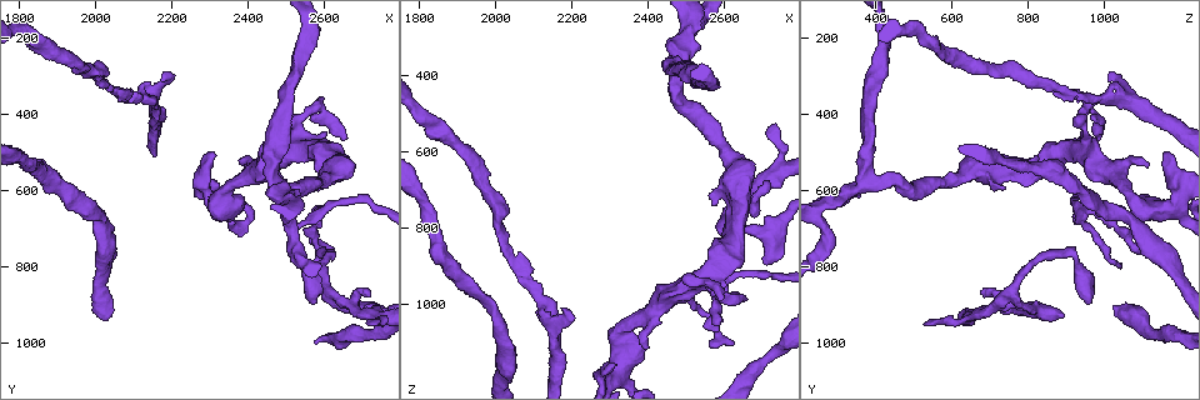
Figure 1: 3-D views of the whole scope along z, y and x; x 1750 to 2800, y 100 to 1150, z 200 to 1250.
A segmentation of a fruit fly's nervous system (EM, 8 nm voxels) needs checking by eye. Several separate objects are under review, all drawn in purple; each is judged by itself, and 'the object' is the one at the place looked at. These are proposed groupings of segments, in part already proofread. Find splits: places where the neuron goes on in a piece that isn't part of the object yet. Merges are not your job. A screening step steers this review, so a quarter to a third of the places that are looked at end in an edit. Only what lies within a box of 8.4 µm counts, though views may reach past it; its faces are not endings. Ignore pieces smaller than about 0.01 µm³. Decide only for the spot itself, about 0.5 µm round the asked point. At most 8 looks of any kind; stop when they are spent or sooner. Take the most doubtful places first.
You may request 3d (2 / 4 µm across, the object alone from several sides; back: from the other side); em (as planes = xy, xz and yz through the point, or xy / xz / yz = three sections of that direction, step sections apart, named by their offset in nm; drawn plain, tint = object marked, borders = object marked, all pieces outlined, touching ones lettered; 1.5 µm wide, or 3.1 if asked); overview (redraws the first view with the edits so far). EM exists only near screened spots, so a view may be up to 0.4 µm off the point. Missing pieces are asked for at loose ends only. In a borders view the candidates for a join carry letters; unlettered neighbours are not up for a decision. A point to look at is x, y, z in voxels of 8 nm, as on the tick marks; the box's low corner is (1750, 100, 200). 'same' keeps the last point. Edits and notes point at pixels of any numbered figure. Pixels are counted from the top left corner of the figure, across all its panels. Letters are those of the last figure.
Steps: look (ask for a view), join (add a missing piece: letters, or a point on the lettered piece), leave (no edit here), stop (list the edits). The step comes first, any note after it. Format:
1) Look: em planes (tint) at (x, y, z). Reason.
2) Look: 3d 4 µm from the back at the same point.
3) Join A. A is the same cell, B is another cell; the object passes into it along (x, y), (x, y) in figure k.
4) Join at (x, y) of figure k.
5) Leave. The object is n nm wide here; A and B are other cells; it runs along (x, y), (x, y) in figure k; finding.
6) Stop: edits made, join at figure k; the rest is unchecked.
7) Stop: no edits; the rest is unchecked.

Look: 3d 2 µm at (2175, 285, 1010). An open end.

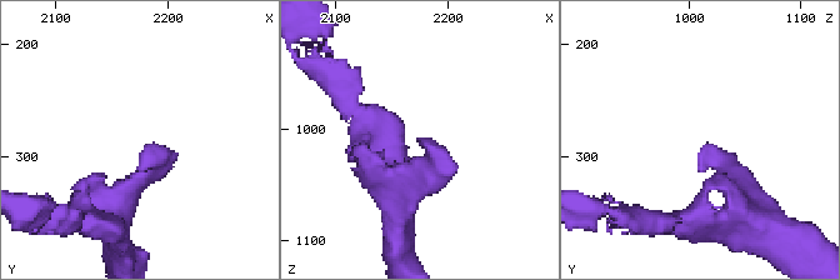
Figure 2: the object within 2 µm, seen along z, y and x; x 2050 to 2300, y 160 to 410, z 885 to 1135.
Look: em planes (borders) at (2180, 288, 1014).

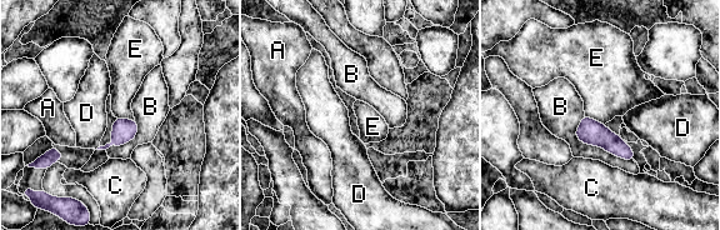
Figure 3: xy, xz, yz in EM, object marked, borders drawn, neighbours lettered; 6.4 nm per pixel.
Leave. A, B, C, D and E are other cells; a border runs along (581, 118), (581, 141), (633, 160) in figure 3; none of them fits.

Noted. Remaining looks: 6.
Look: em planes (borders) at (2575, 595, 735). Branch stops here.

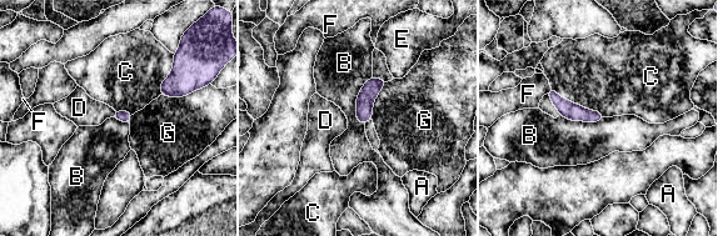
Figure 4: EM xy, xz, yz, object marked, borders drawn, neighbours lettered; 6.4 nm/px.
Join D. D is the same cell, A, B, C, E, F and G are other cells; the object passes into it along (124, 116), (114, 114), (79, 108) in figure 4; it goes on there.

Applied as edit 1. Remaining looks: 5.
Stop: edits made, join at figure 4; the rest is unchecked.

